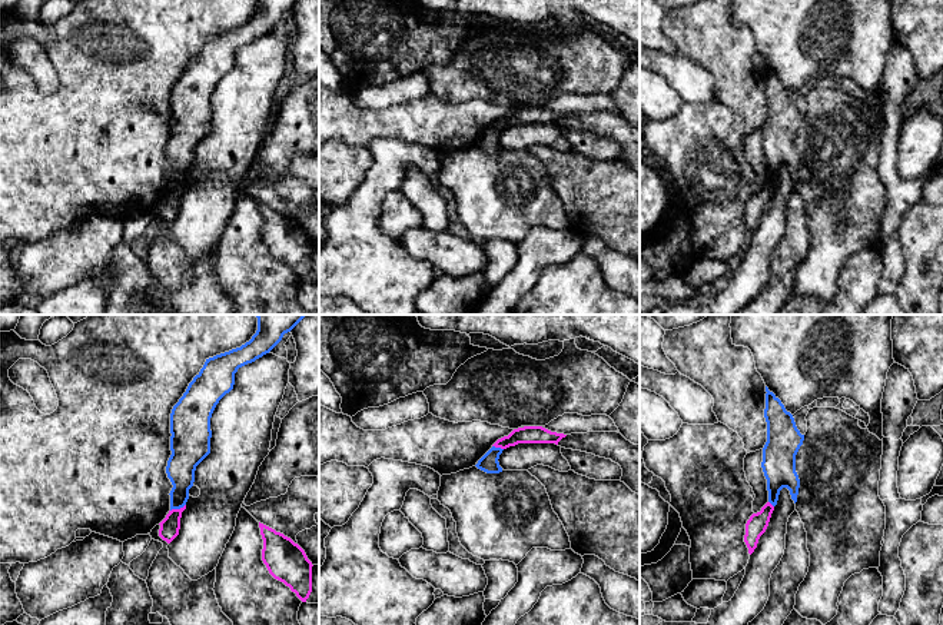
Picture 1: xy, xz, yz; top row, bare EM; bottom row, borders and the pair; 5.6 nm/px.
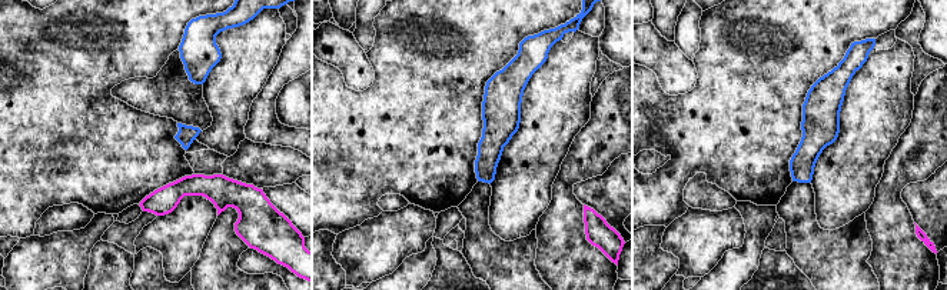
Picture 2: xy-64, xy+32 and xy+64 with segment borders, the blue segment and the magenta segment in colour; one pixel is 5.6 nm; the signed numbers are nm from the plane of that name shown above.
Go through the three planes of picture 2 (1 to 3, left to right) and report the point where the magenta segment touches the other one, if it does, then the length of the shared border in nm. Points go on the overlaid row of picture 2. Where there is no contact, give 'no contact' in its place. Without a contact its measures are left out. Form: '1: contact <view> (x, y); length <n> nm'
1: no contact
2: no contact
3: no contact

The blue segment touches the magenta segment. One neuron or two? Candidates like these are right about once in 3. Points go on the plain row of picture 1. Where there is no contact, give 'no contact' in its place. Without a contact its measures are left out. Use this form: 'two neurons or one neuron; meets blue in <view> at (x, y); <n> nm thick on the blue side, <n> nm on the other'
two neurons; meets blue in xy at (178, 188); 160 nm thick on the blue side, 110 nm on the other

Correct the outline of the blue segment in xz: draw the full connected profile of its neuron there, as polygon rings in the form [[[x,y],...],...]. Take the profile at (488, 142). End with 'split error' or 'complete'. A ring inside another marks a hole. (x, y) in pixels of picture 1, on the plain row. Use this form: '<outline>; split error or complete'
[[[492,126],[475,144],[478,149],[487,153],[499,153],[502,147],[499,146],[499,134],[504,129]]]; complete

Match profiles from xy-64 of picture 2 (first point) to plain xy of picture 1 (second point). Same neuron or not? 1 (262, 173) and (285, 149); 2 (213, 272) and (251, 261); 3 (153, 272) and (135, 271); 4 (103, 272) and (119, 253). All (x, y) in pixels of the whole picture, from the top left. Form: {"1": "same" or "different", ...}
{"1": "different", "2": "same", "3": "different", "4": "same"}

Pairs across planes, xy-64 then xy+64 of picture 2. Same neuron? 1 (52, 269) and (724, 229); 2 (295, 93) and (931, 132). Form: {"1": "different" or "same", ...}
{"1": "same", "2": "same"}

